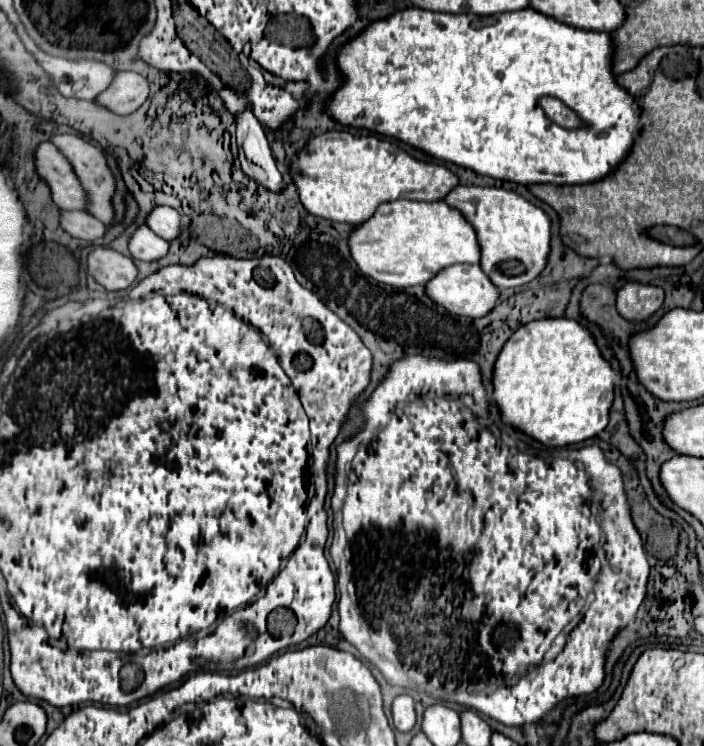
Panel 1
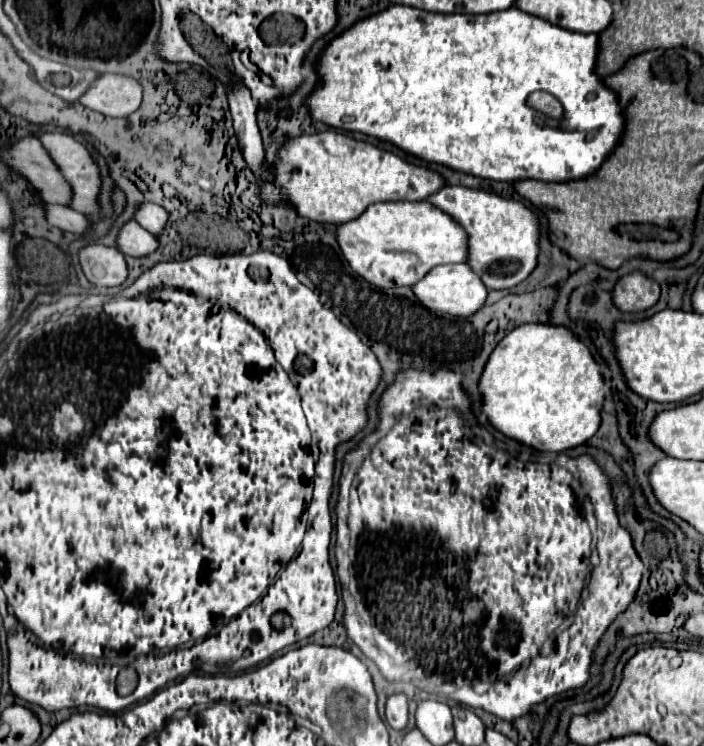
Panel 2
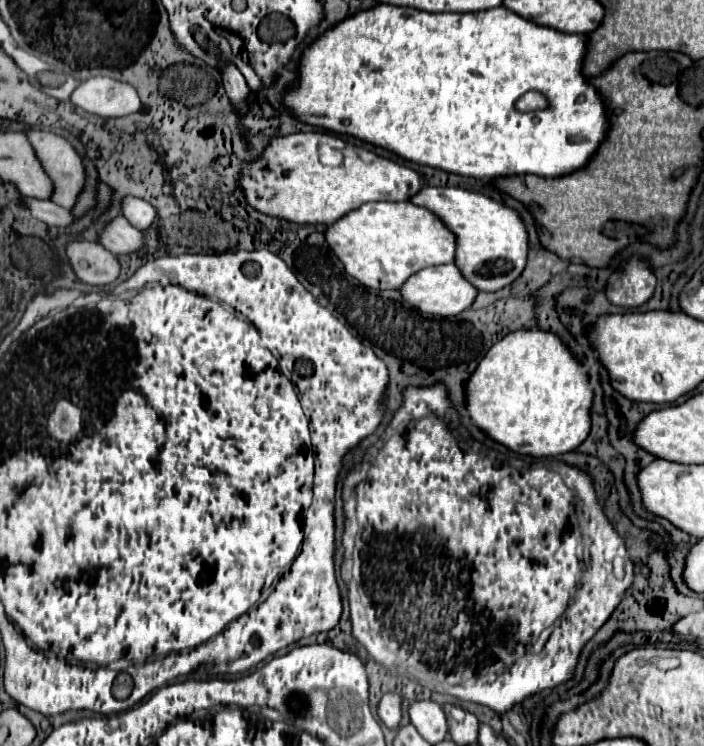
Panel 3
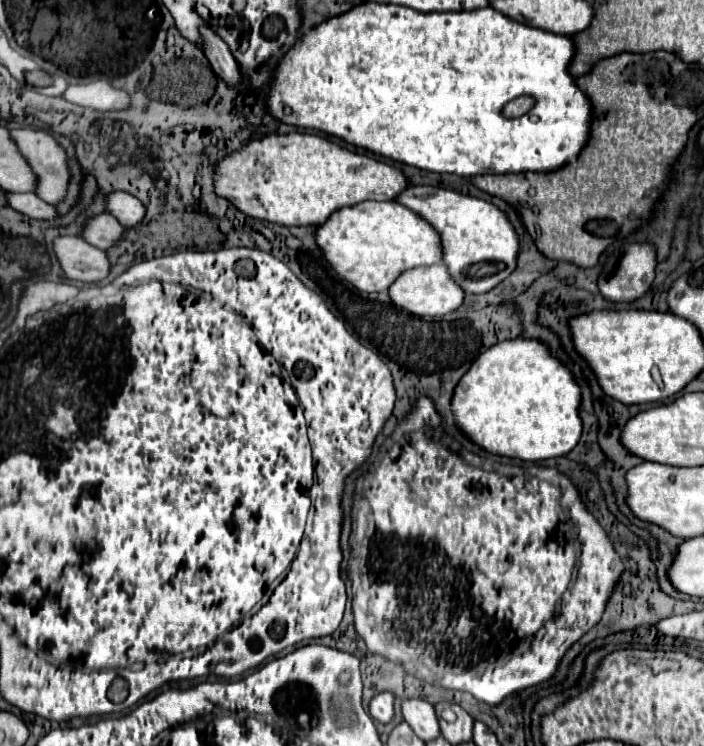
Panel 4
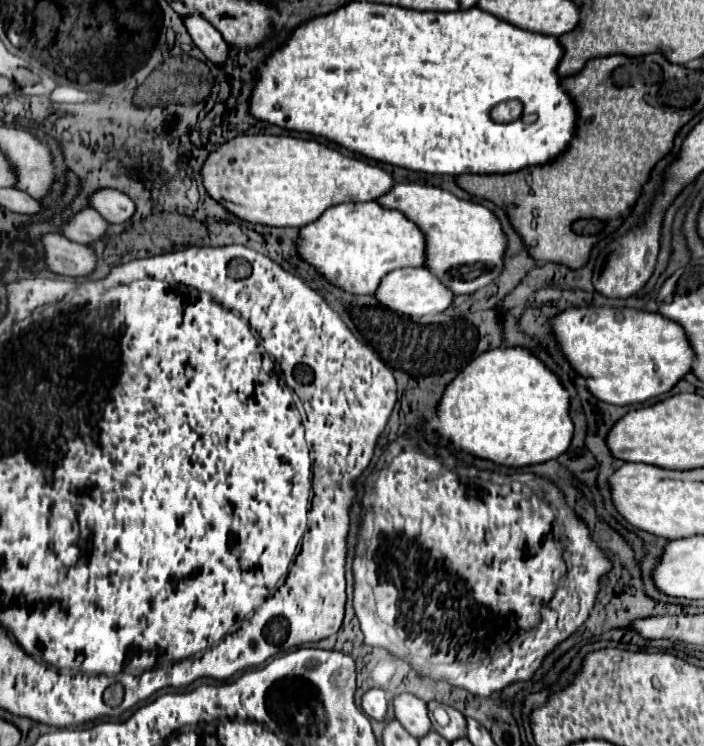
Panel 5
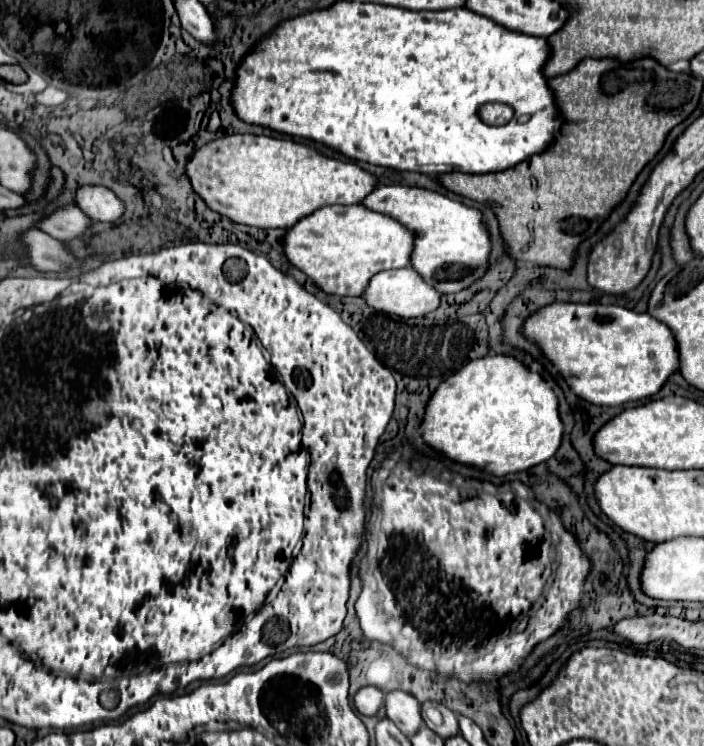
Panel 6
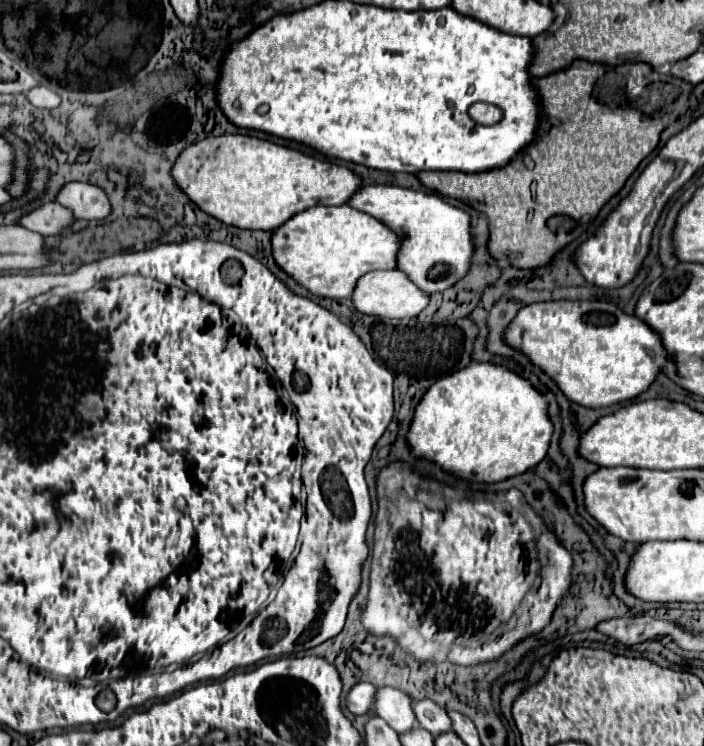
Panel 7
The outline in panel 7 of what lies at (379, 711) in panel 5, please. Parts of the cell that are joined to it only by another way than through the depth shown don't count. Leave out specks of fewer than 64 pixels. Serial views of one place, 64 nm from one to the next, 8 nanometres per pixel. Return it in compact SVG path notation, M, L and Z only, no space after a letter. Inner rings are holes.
M358 682L346 696L346 708L352 714L368 714L376 702L376 686L368 682Z

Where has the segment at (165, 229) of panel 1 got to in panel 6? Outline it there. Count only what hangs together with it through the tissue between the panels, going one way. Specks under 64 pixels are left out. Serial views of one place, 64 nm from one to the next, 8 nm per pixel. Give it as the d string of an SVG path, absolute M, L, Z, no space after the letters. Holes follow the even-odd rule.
M104 186L78 188L76 206L82 208L92 220L110 222L110 224L118 222L126 212L126 204L112 190Z

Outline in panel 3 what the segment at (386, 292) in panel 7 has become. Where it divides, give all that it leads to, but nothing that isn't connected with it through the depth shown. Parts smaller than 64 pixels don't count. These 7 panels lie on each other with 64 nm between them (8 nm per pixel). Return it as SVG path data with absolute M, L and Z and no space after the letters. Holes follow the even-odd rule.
M442 264L442 266L424 268L418 274L410 276L402 286L402 296L406 302L410 302L414 308L418 308L424 314L458 316L474 304L478 290L472 282L464 280L464 274L460 272L460 268L456 268L456 264Z

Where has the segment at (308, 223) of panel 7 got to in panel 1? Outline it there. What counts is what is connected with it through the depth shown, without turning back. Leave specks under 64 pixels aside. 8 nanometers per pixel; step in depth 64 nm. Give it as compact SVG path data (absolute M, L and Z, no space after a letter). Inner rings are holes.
M396 200L382 204L376 214L360 224L352 234L350 234L350 252L352 258L356 260L358 268L370 276L376 282L396 286L396 288L406 288L406 286L418 286L426 284L440 272L440 268L448 268L452 264L468 262L476 264L480 262L480 246L476 240L476 232L468 220L464 220L464 214L450 204L440 202L416 202L416 200Z

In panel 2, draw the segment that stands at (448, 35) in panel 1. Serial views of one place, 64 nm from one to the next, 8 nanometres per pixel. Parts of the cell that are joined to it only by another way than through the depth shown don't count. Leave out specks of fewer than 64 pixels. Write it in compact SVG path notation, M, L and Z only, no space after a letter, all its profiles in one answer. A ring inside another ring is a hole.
M392 4L388 10L374 14L366 20L356 22L350 30L340 34L330 42L330 46L324 50L320 58L320 76L322 84L320 88L310 96L310 116L314 120L320 120L328 126L350 130L350 132L364 132L368 136L394 142L398 148L428 160L436 164L450 166L454 170L474 174L478 178L490 178L490 180L506 180L506 182L518 182L518 180L542 180L542 182L570 182L570 180L582 180L584 176L592 176L604 160L608 160L608 152L616 148L620 142L620 136L624 136L624 114L620 100L612 88L608 88L602 80L602 76L596 74L598 64L598 48L600 40L596 34L582 34L572 32L562 26L554 26L544 18L532 16L528 12L522 12L518 8L508 8L502 12L492 14L438 14L428 10L418 10L412 6L398 6ZM536 90L544 90L552 96L556 96L566 112L566 120L550 120L542 112L528 106L528 96Z

